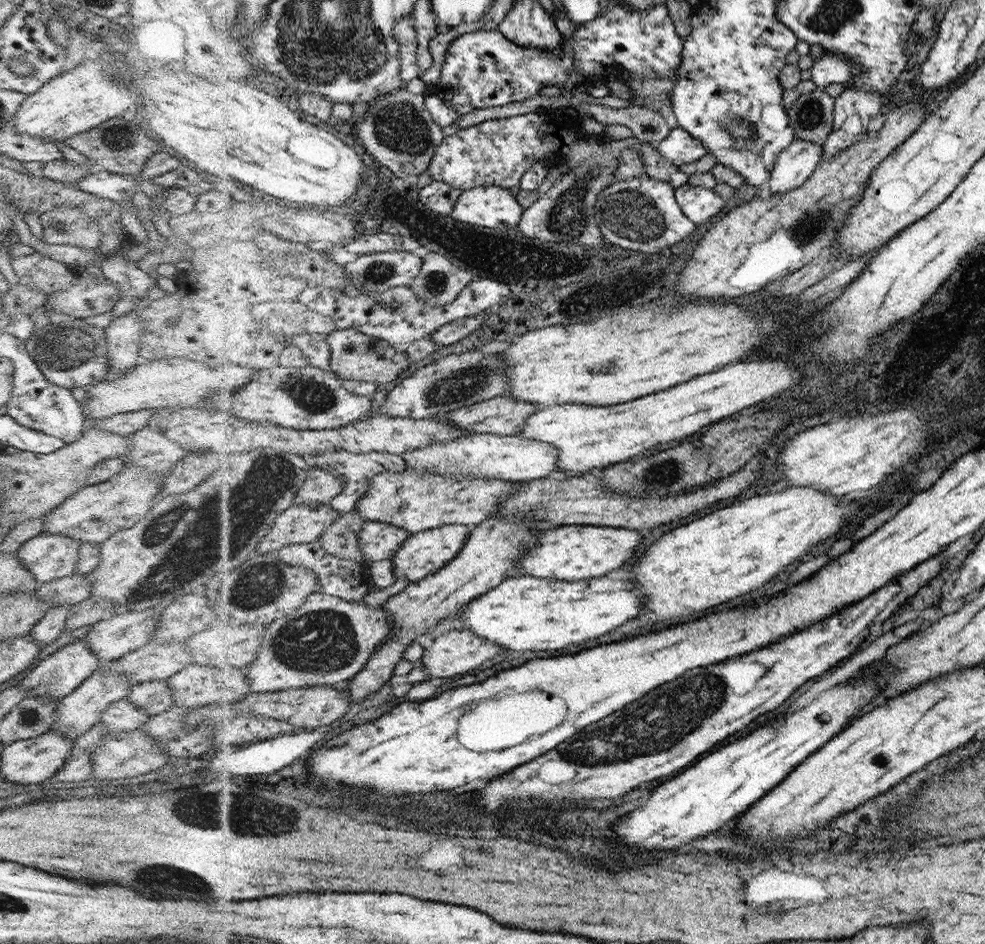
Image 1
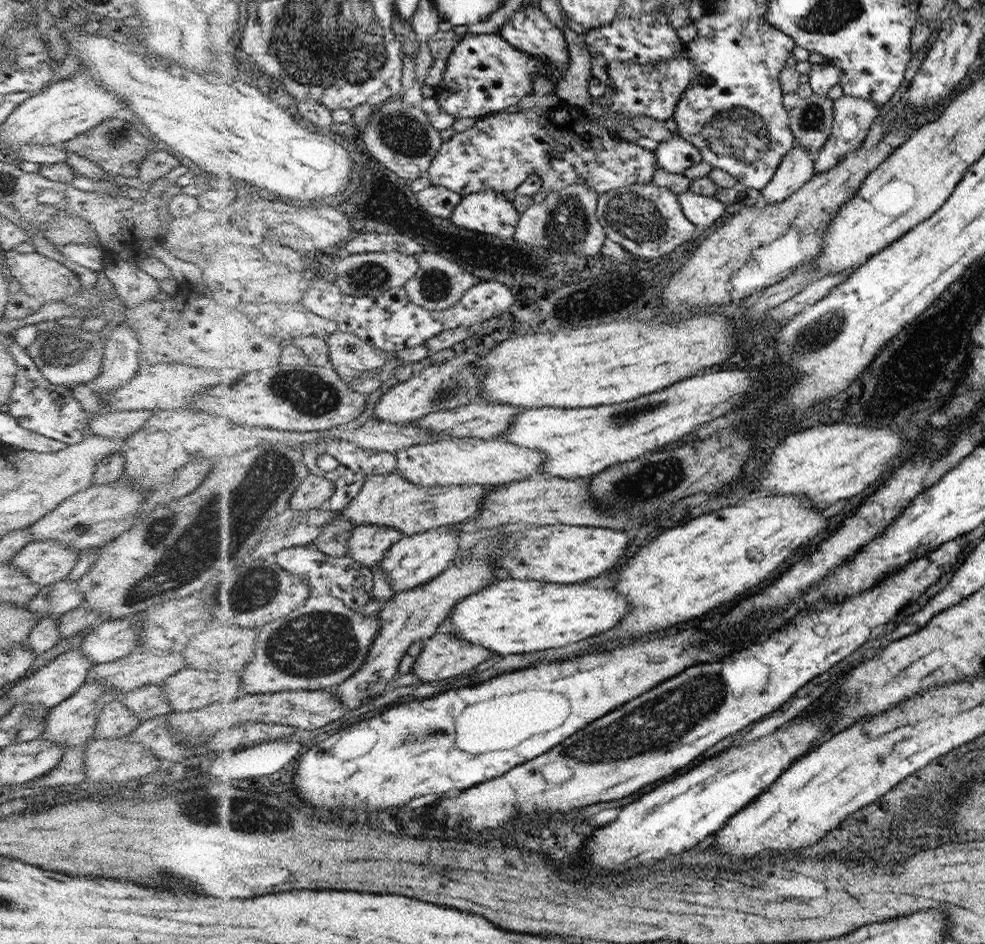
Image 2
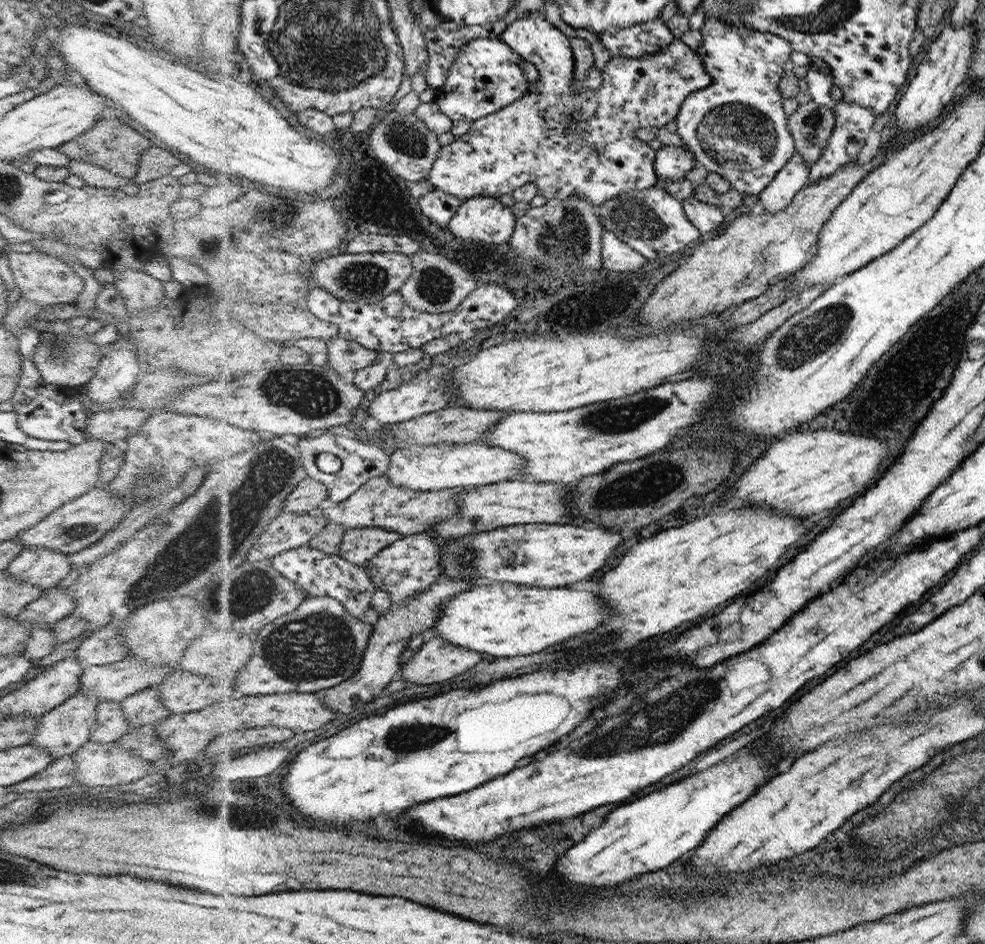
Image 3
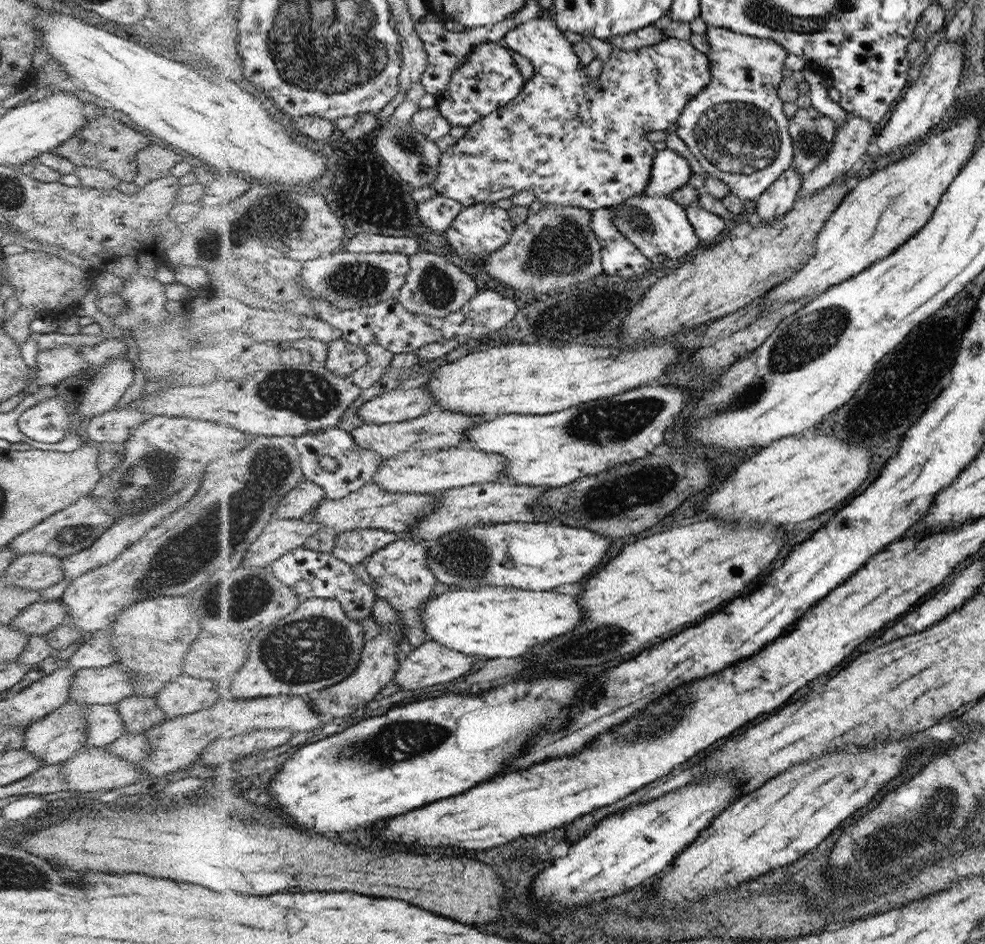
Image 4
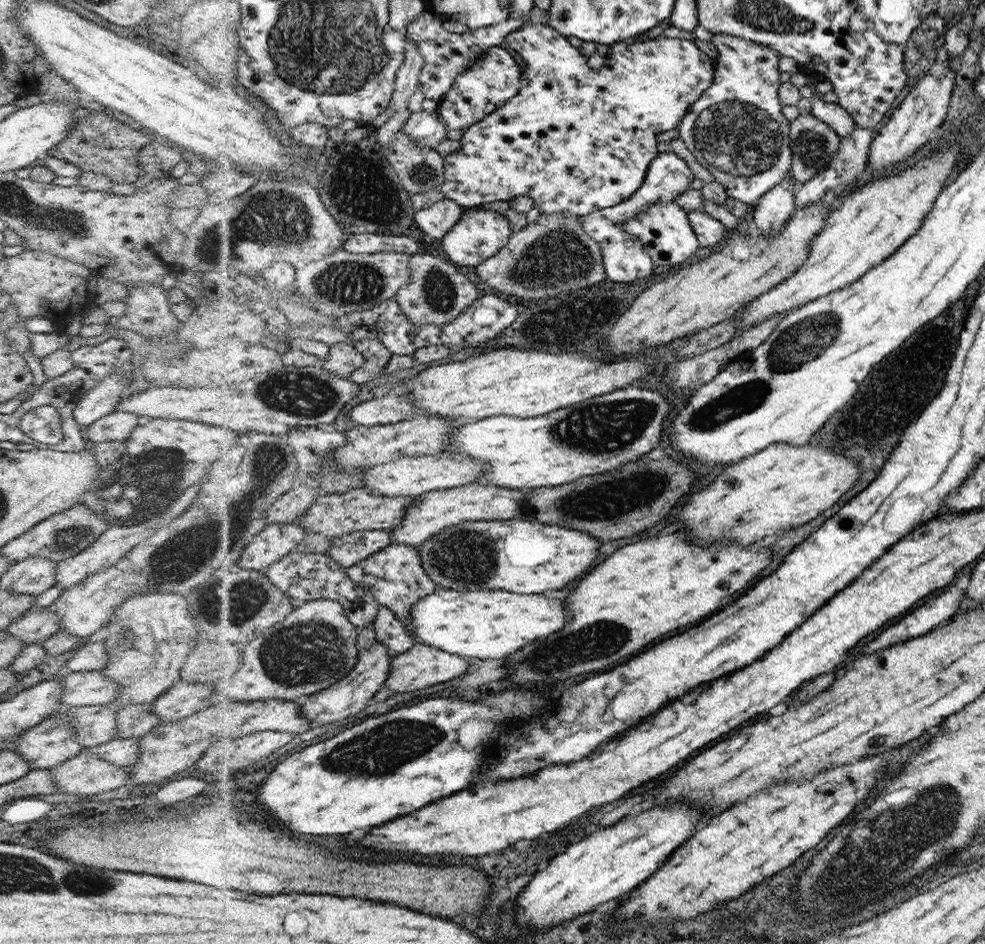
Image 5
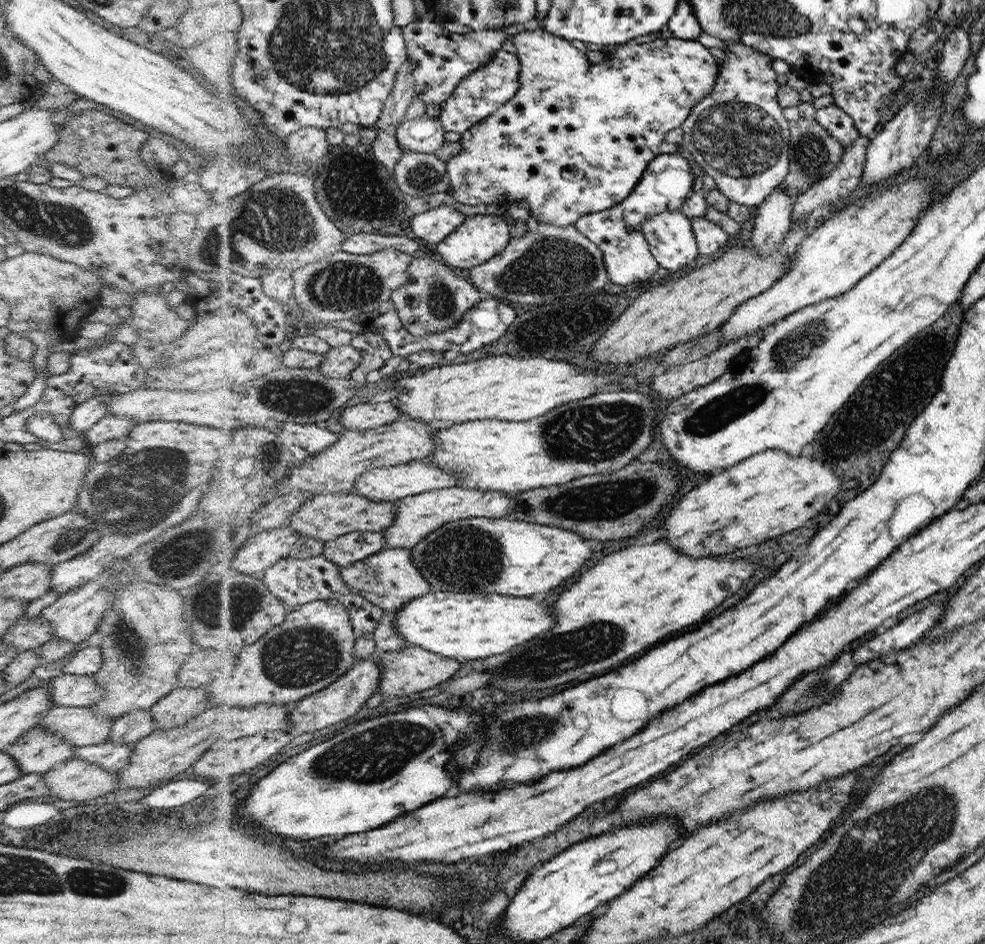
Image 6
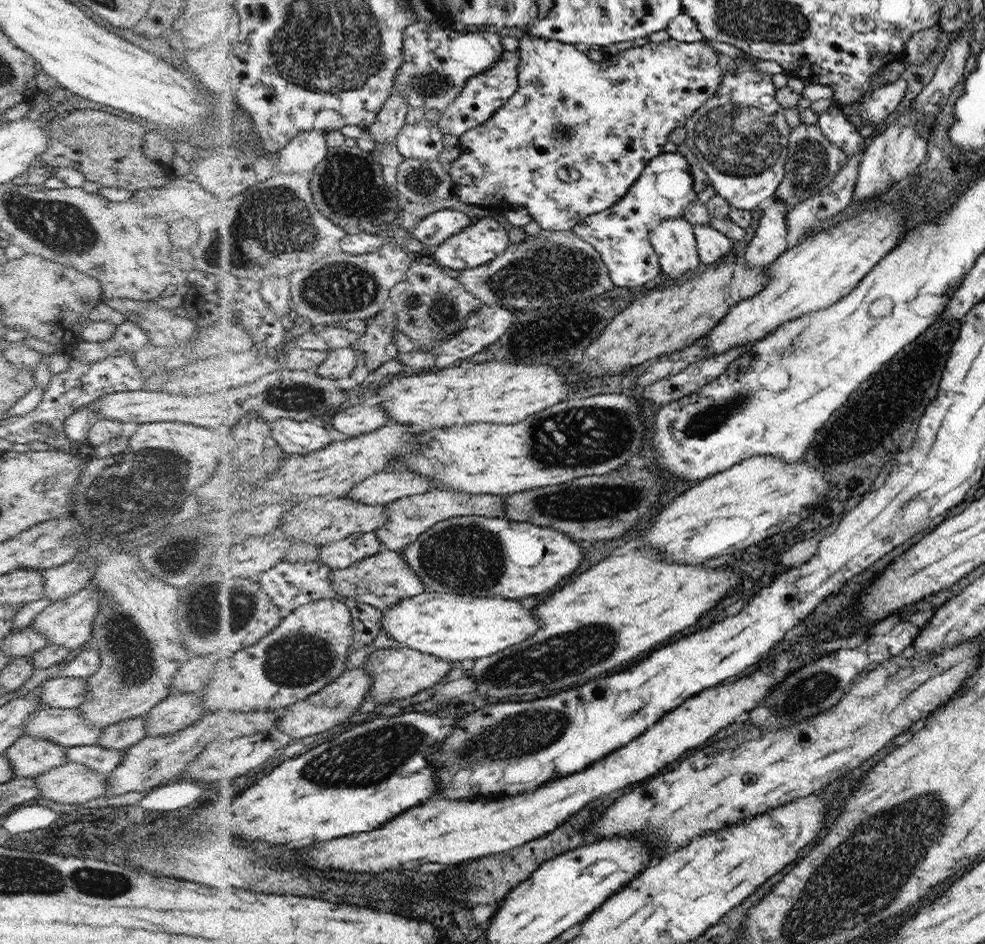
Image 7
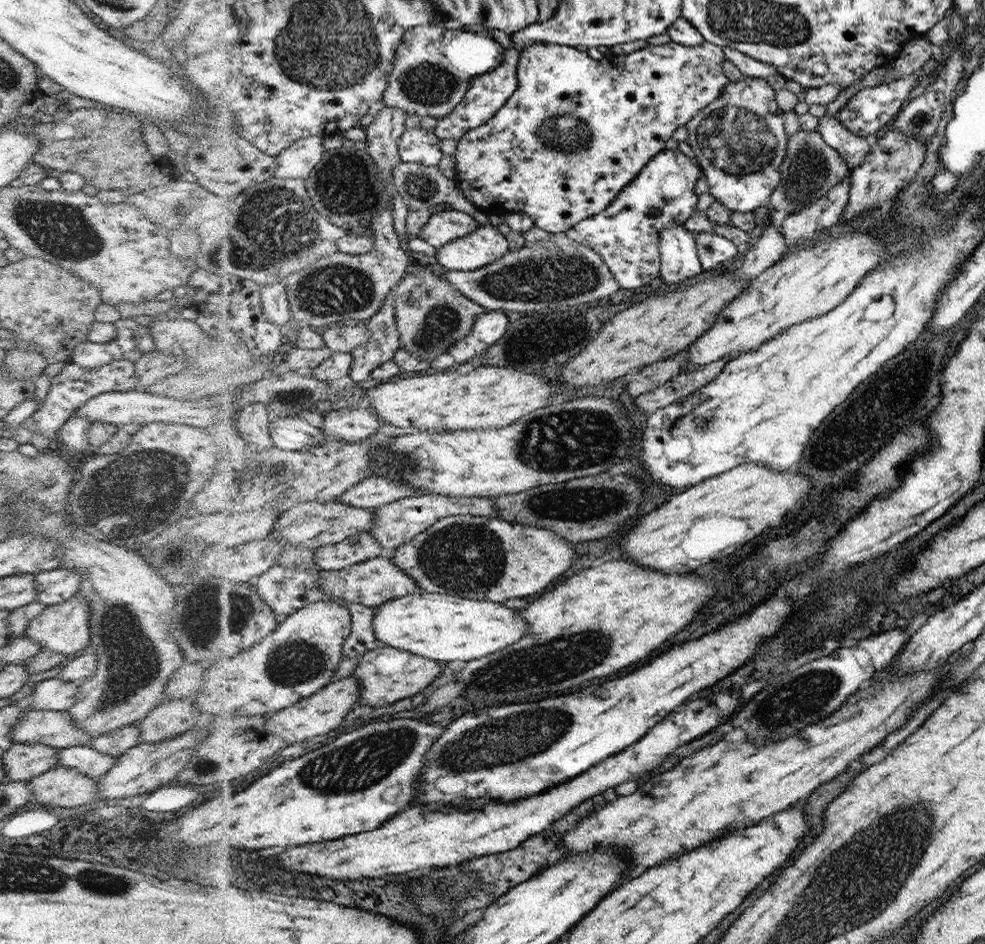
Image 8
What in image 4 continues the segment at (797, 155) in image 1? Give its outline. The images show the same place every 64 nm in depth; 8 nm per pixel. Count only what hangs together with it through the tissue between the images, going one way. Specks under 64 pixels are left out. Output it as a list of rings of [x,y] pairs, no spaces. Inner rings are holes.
[[[792,162],[792,166],[788,167],[788,171],[784,172],[783,175],[779,177],[779,180],[776,180],[776,183],[772,184],[771,187],[768,188],[758,200],[756,200],[756,211],[758,217],[760,217],[760,222],[768,223],[773,222],[778,218],[783,218],[783,215],[793,208],[802,184],[803,175],[798,169],[796,169],[796,167],[794,167],[794,162]]]

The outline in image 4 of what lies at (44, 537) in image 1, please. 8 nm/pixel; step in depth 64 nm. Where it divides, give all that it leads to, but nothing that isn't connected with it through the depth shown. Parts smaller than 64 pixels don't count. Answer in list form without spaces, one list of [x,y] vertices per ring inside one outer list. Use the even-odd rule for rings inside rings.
[[[41,552],[14,557],[4,576],[10,585],[35,591],[50,588],[63,577],[62,559]]]

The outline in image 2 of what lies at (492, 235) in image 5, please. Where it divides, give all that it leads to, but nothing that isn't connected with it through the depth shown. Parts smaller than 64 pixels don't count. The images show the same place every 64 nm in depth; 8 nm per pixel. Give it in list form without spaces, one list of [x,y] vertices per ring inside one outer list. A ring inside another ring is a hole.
[[[494,190],[474,192],[463,198],[454,212],[454,222],[468,230],[496,234],[499,238],[512,238],[518,230],[518,210],[504,193]]]

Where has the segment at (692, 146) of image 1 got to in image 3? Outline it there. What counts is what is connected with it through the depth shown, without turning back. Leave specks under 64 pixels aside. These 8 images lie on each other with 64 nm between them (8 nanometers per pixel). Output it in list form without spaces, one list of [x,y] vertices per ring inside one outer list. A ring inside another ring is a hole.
[[[662,145],[655,156],[655,168],[660,182],[675,182],[682,178],[688,170],[692,170],[698,162],[696,155],[685,145]]]

